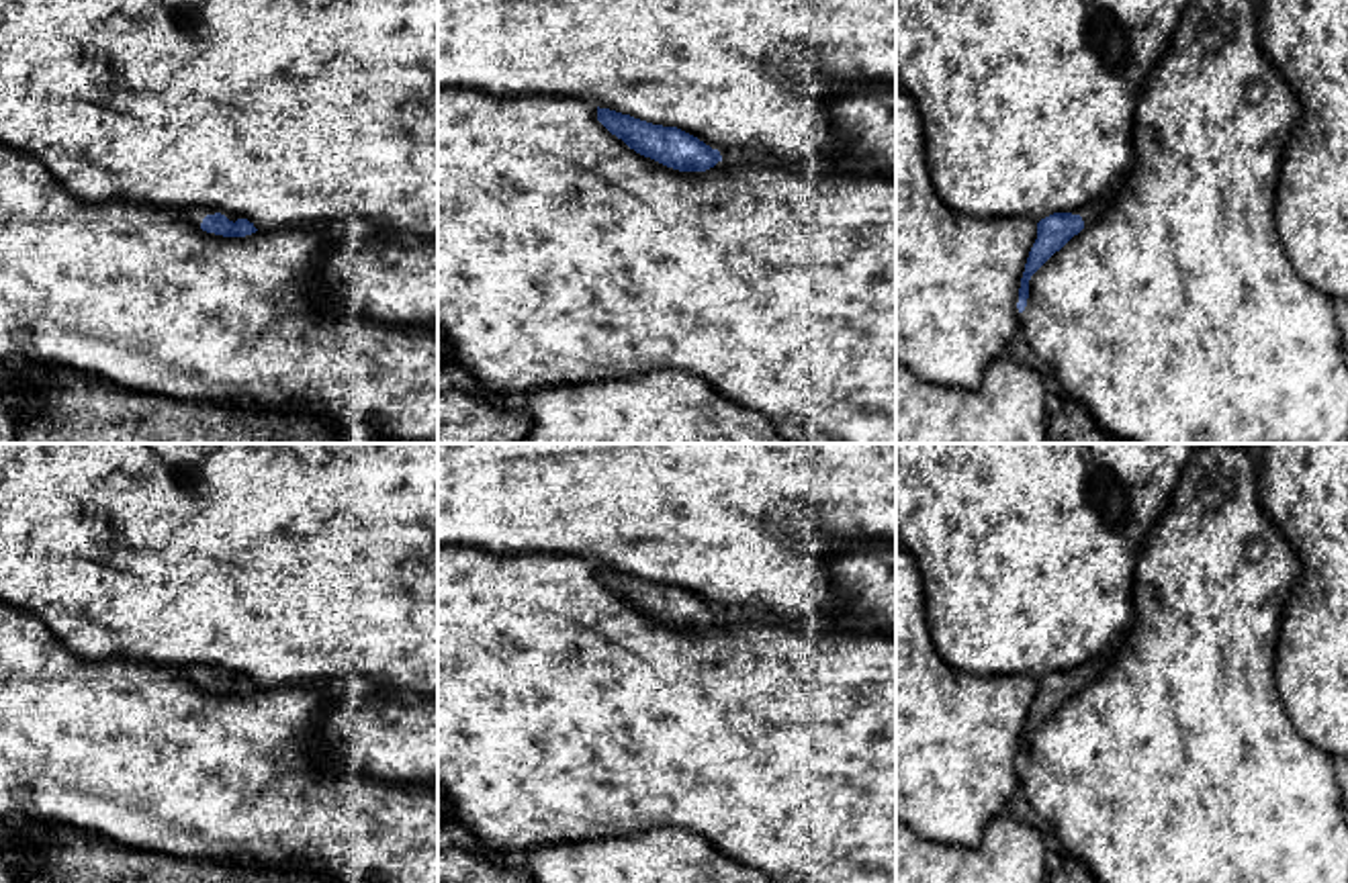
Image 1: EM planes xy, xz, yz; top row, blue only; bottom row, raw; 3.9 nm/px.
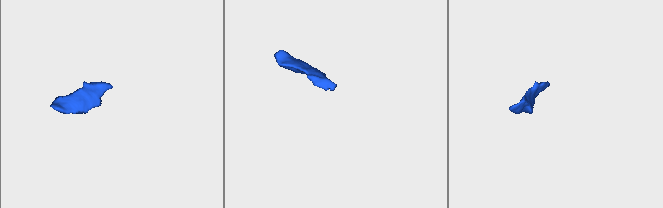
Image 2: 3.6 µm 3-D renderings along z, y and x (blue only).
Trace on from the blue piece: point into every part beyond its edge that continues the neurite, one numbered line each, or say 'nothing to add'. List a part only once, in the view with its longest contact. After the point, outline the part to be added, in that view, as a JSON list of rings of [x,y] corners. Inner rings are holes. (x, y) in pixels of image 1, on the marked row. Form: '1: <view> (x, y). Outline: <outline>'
1: xy (195, 215). Outline: [[[190,206],[190,208],[184,208],[184,211],[182,211],[184,219],[186,219],[188,223],[192,223],[194,227],[200,227],[203,219],[205,219],[207,215],[215,215],[215,213],[225,215],[225,217],[227,217],[229,221],[233,221],[233,223],[237,221],[235,215],[225,213],[225,211],[219,211],[219,208],[211,208],[211,206]]]

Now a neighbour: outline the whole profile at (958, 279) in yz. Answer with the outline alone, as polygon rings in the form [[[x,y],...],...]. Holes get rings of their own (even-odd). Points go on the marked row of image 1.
[[[896,84],[896,360],[925,382],[972,390],[1021,331],[1021,278],[1037,221],[974,219],[949,208],[931,182],[923,117]]]

